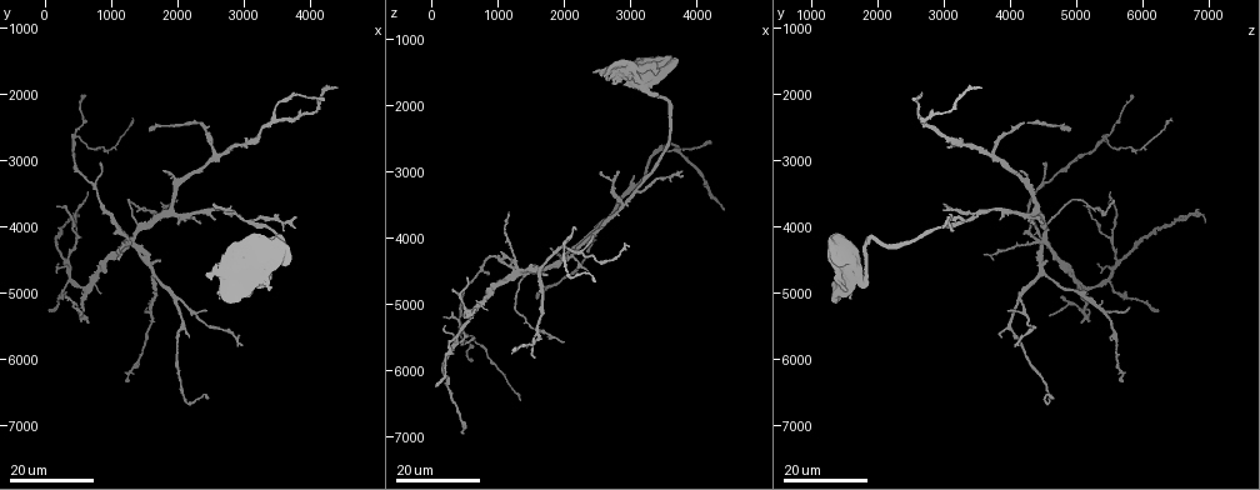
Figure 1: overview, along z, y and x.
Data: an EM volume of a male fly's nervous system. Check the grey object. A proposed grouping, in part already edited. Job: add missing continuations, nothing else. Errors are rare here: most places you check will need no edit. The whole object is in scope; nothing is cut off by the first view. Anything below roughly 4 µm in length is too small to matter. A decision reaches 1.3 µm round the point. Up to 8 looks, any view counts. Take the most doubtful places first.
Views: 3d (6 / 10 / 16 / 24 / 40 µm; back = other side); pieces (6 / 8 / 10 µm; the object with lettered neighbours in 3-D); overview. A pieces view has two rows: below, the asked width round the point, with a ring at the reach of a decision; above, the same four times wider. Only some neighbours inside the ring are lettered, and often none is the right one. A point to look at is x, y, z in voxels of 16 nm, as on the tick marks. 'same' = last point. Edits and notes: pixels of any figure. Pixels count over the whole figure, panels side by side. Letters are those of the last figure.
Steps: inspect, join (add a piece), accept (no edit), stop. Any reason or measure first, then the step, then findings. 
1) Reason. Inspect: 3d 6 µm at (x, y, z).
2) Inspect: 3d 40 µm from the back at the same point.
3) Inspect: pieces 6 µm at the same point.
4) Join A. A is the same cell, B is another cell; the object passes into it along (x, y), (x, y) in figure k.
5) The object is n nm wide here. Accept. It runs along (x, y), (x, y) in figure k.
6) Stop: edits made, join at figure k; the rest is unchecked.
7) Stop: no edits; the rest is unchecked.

Tapers out. Inspect: 3d 16 µm at (2000, 3600, 5550).

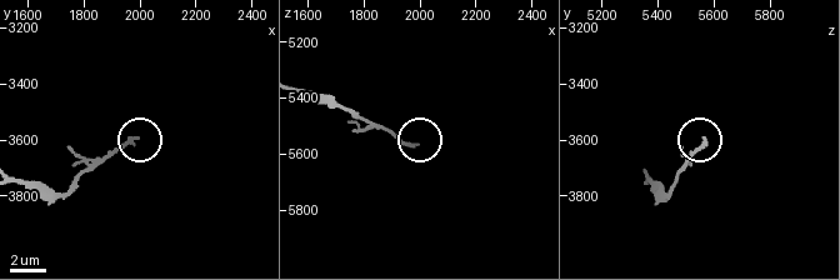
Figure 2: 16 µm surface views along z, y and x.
Inspect: pieces 6 µm at (1990, 3590, 5560).

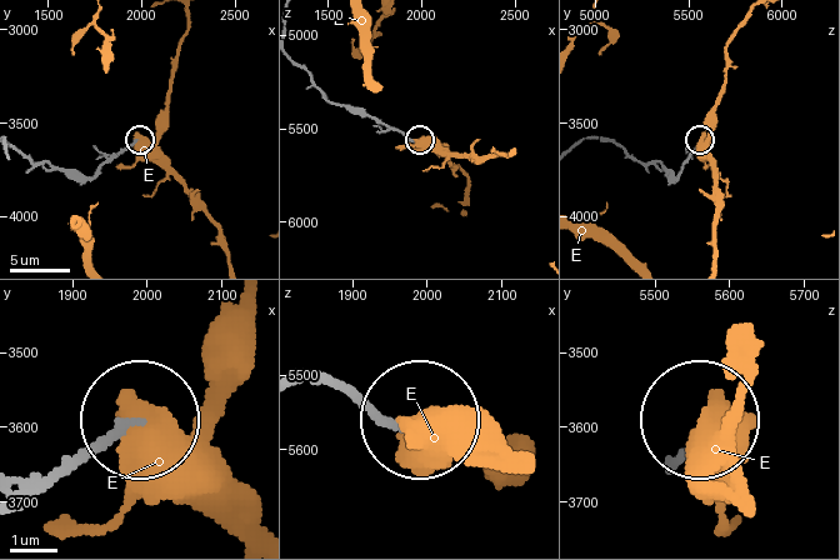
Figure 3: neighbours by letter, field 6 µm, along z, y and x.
The object is 170 nm wide here. Accept. E is another cell; it runs along (23, 503), (139, 426) in figure 3; none of them fits.

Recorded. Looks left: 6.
An open end. Inspect: 3d 16 µm at (2900, 5750, 4100).

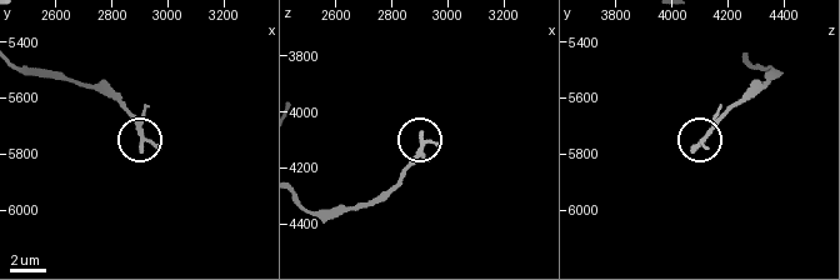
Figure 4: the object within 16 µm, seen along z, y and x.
Inspect: pieces 8 µm at (2910, 5800, 4080).

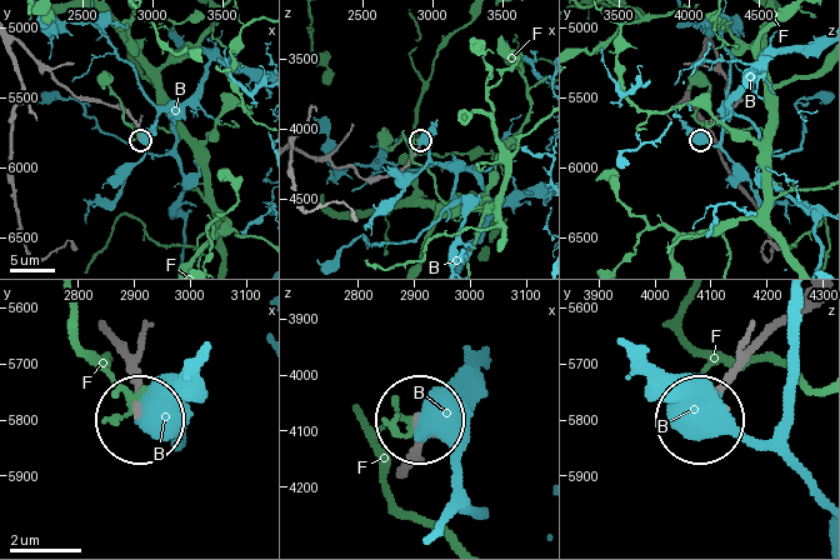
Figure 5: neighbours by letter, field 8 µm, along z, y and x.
Accept. B and F are other cells; it runs along (303, 151), (379, 178), (401, 169), (419, 140) in figure 5; none of them fits.

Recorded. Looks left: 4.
Free end. Inspect: 3d 16 µm at (3750, 3800, 3100).

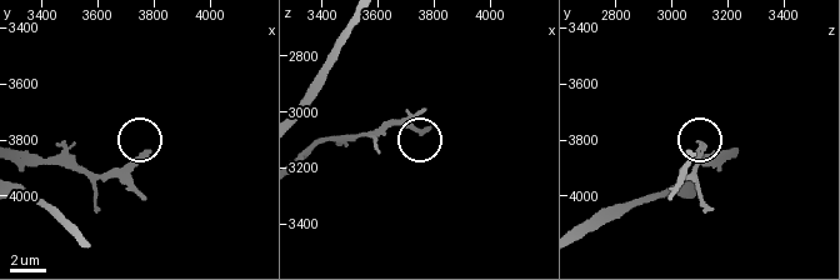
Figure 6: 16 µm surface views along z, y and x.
Inspect: pieces 10 µm at (3770, 3840, 3060).

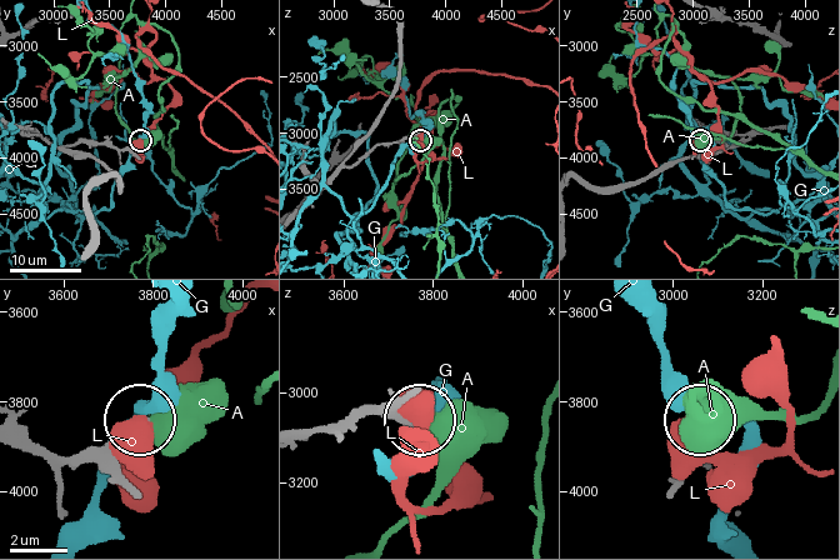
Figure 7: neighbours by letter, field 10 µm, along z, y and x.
The object is 260 nm wide here. Accept. A, G and L are other cells; it runs along (25, 434), (75, 460), (104, 450), (138, 419) in figure 7; none of them fits.

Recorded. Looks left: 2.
Thin end. Inspect: 3d 24 µm at (1800, 3150, 4150).

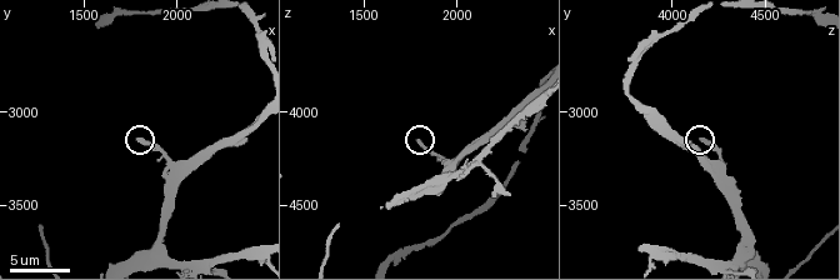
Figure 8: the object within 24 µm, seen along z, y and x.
See the neighbours. Inspect: pieces 6 µm at (1800, 3160, 4160).

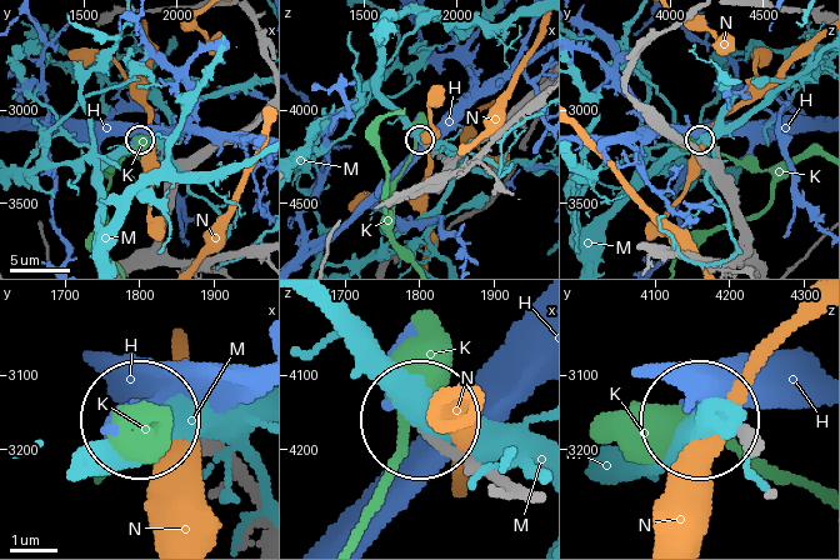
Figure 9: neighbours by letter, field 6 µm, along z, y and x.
The object is 190 nm wide here. Accept. H, K, M and N are other cells; it runs along (525, 493), (425, 425) in figure 9; no lettered piece goes on from it.

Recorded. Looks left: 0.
Stop: no edits; the rest is unchecked.

